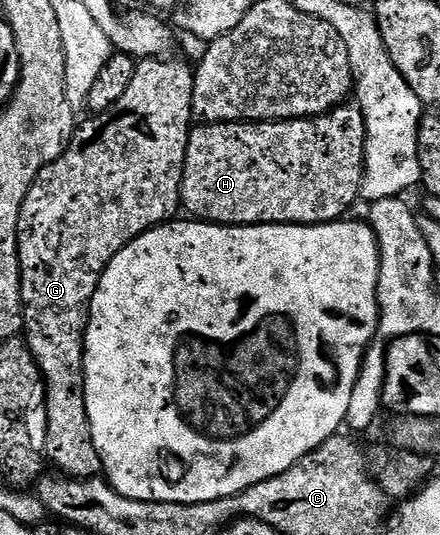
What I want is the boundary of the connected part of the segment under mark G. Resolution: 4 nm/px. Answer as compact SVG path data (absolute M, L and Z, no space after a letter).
M147 57L137 62L132 83L128 83L120 103L91 116L91 121L83 125L81 122L75 128L70 146L60 159L40 171L20 211L18 250L22 272L24 340L46 384L46 460L58 468L55 470L59 474L69 478L102 473L102 460L96 451L96 443L92 443L84 399L86 322L90 319L90 304L98 290L102 272L128 243L158 225L167 224L177 214L174 212L179 212L182 203L182 168L186 162L194 117L194 69L182 61L170 60Z

